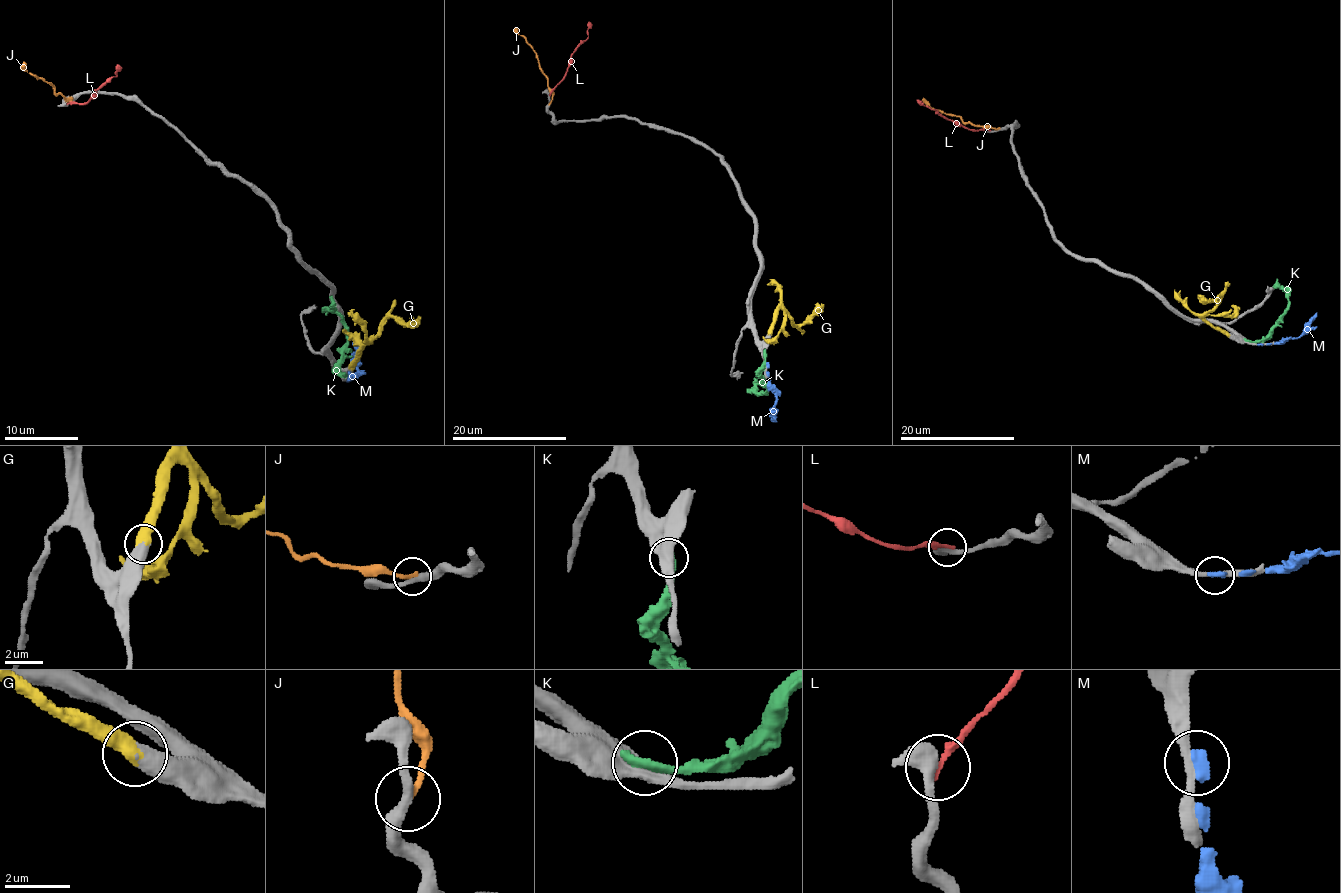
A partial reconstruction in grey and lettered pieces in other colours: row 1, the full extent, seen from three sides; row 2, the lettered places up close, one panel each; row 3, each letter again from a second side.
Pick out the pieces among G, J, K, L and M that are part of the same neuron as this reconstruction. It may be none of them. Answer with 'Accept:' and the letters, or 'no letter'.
Accept: G

